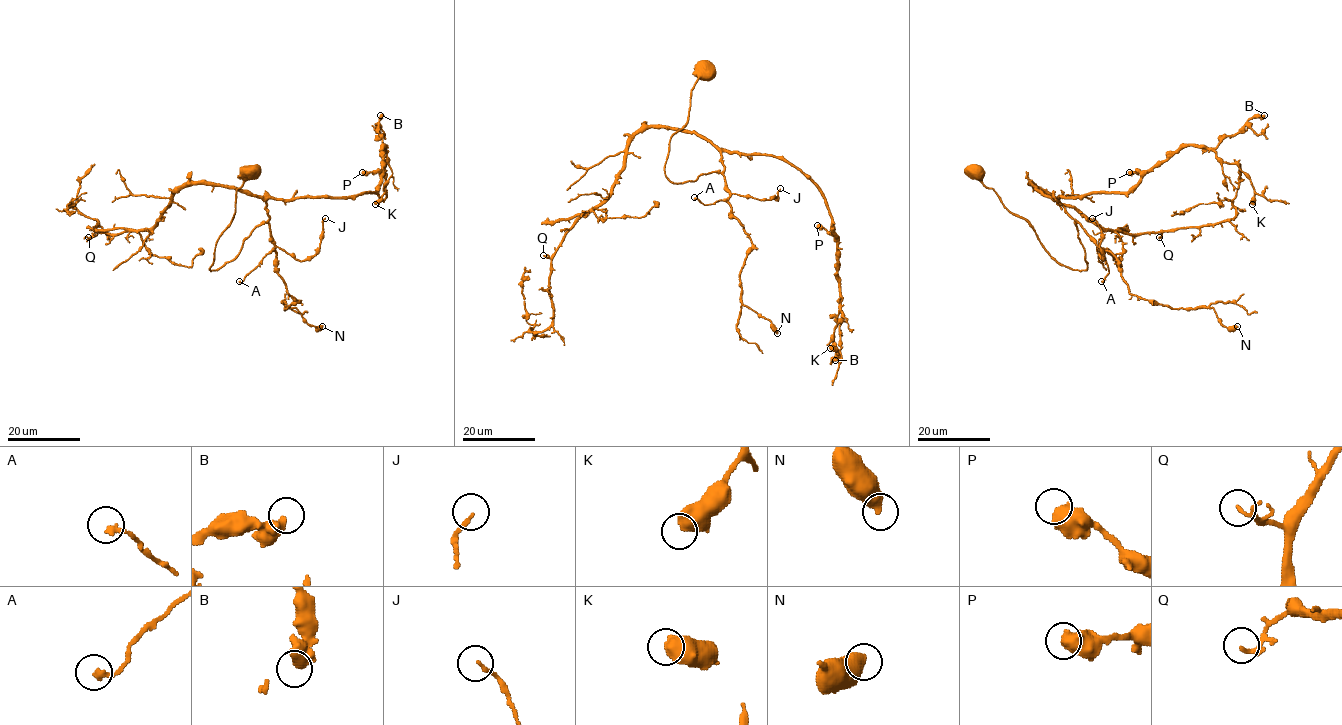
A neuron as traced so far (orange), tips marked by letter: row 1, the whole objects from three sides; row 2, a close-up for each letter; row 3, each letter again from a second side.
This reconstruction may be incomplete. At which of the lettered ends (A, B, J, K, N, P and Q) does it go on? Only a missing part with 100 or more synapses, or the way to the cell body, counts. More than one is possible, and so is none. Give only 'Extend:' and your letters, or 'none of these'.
Extend: none of these

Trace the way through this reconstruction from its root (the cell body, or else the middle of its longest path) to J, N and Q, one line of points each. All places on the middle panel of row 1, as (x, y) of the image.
J: (706, 72), (665, 176), (719, 172), (731, 193), (759, 199), (780, 188)
N: (706, 72), (665, 176), (724, 177), (752, 244), (742, 302), (777, 333)
Q: (706, 72), (664, 172), (684, 183), (724, 169), (706, 139), (647, 127), (611, 192), (543, 255)

